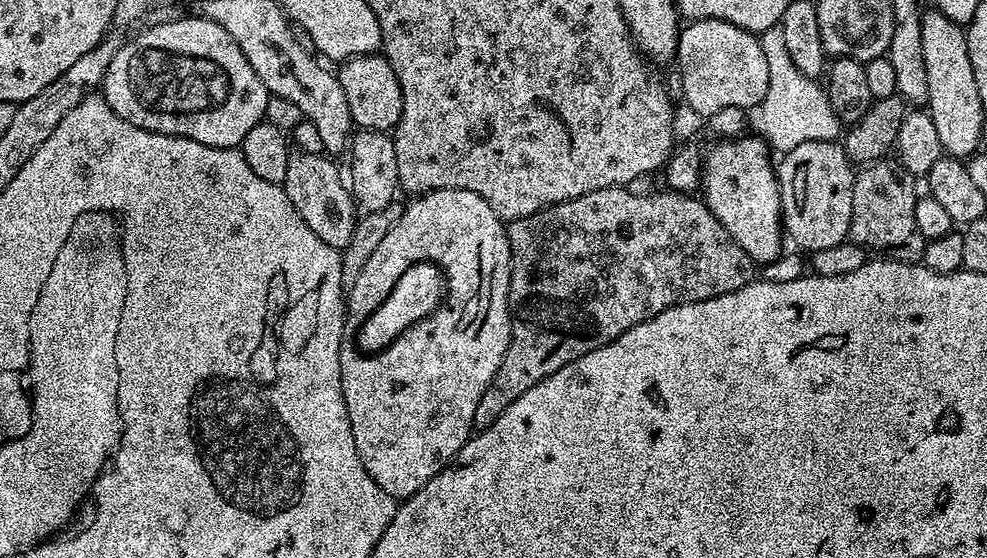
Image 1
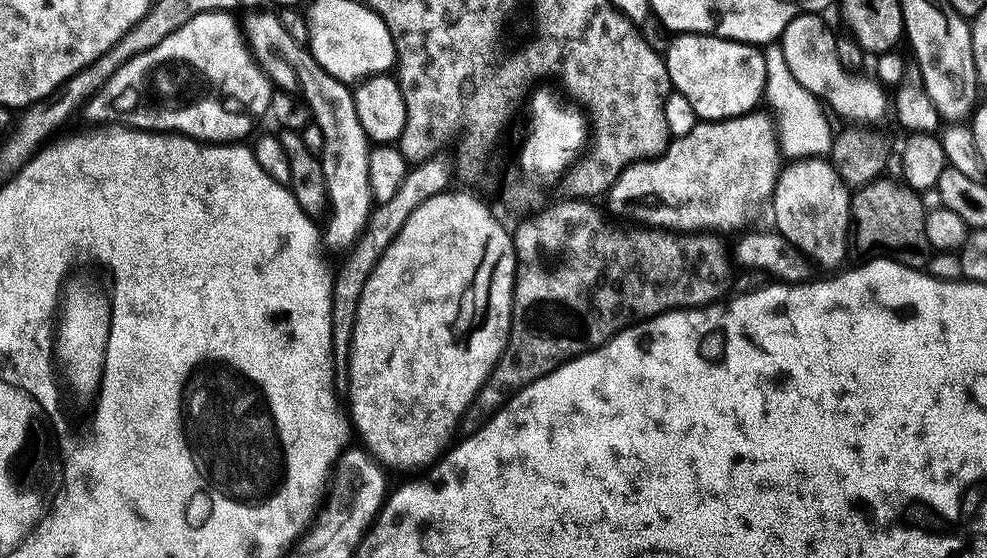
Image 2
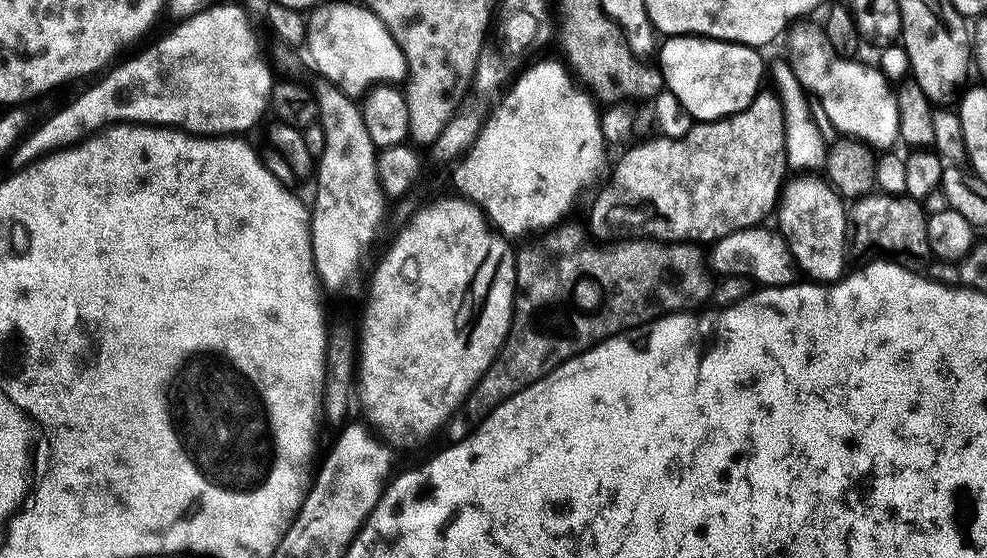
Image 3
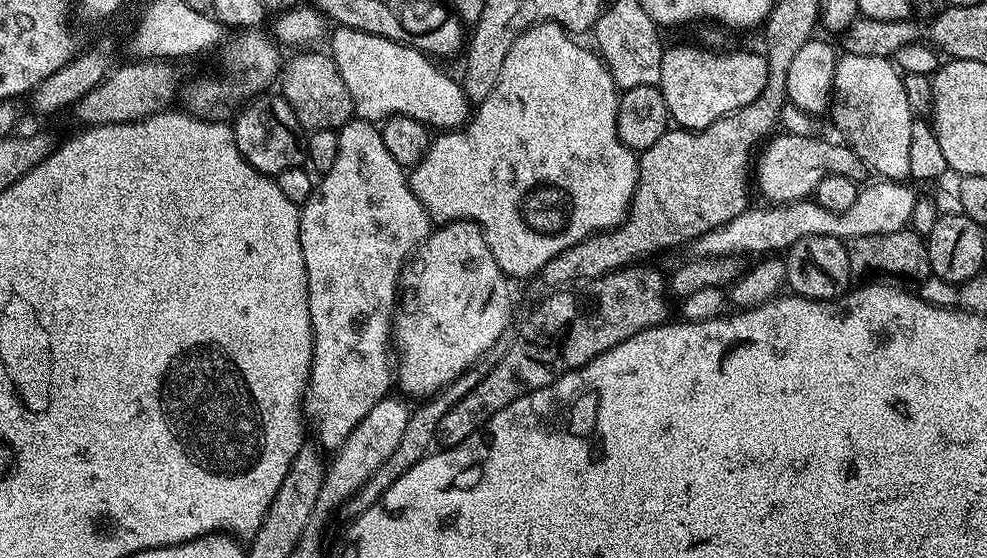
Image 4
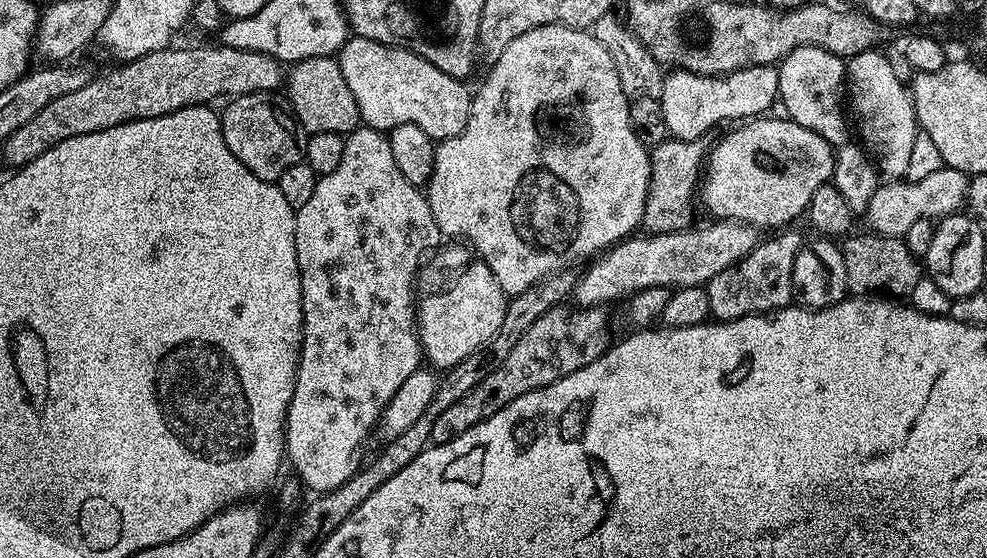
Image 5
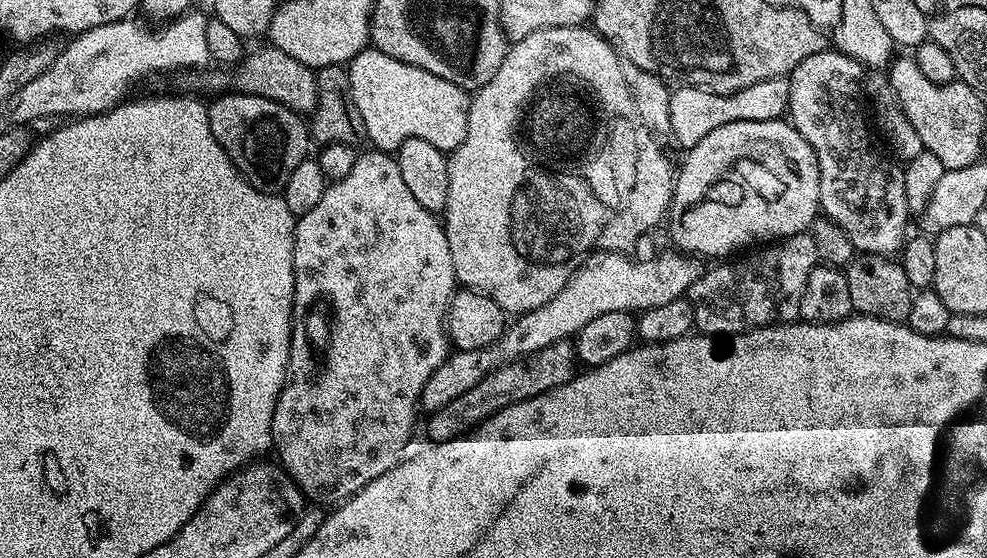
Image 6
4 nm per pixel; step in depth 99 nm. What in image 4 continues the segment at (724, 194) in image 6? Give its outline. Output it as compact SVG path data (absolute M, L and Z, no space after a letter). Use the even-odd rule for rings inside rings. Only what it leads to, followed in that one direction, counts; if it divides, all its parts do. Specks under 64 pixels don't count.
M800 134L777 135L763 149L763 156L758 160L758 182L763 194L771 203L785 203L809 197L817 185L828 175L848 177L862 182L867 179L868 169L852 148L846 144L832 144L826 140L802 136Z

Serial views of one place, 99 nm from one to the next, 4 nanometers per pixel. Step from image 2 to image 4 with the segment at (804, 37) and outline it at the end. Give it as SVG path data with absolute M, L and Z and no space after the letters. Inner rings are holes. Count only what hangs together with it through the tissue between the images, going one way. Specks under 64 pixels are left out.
M841 55L836 62L836 73L832 82L830 113L836 128L854 154L865 163L868 170L874 171L885 180L907 181L910 177L910 126L914 113L910 102L906 102L905 81L891 59L862 58L861 56Z

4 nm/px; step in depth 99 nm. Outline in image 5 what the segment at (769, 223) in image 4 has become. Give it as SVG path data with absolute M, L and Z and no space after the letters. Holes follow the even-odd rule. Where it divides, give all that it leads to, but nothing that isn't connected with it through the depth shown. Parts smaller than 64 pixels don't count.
M947 166L934 170L934 174L911 182L884 182L872 195L866 217L872 223L871 231L878 236L903 237L910 226L919 220L939 221L941 218L959 213L968 198L969 177L963 172ZM717 219L705 228L689 227L682 232L633 235L612 245L576 281L574 300L581 308L611 305L611 300L623 301L634 292L646 288L695 288L707 285L714 274L734 266L758 243L757 229L737 220Z

